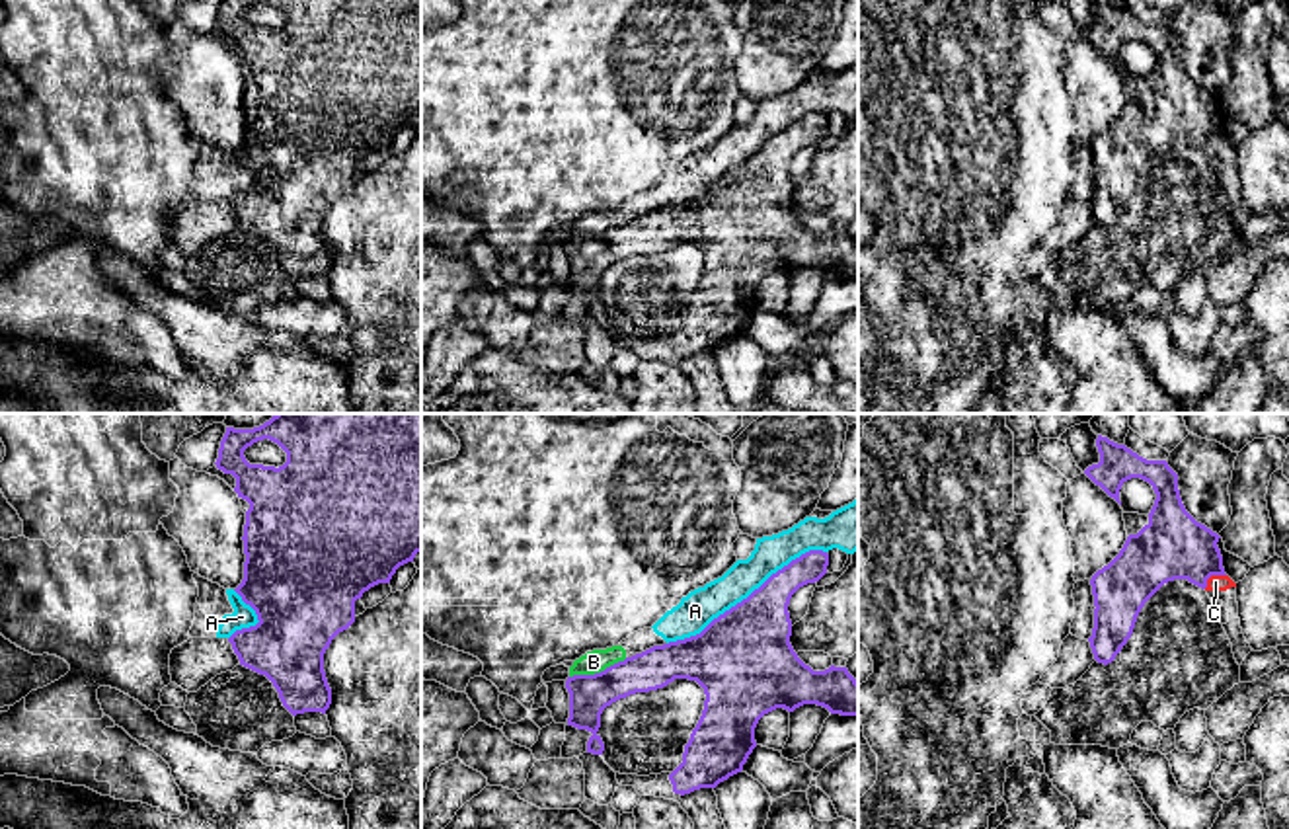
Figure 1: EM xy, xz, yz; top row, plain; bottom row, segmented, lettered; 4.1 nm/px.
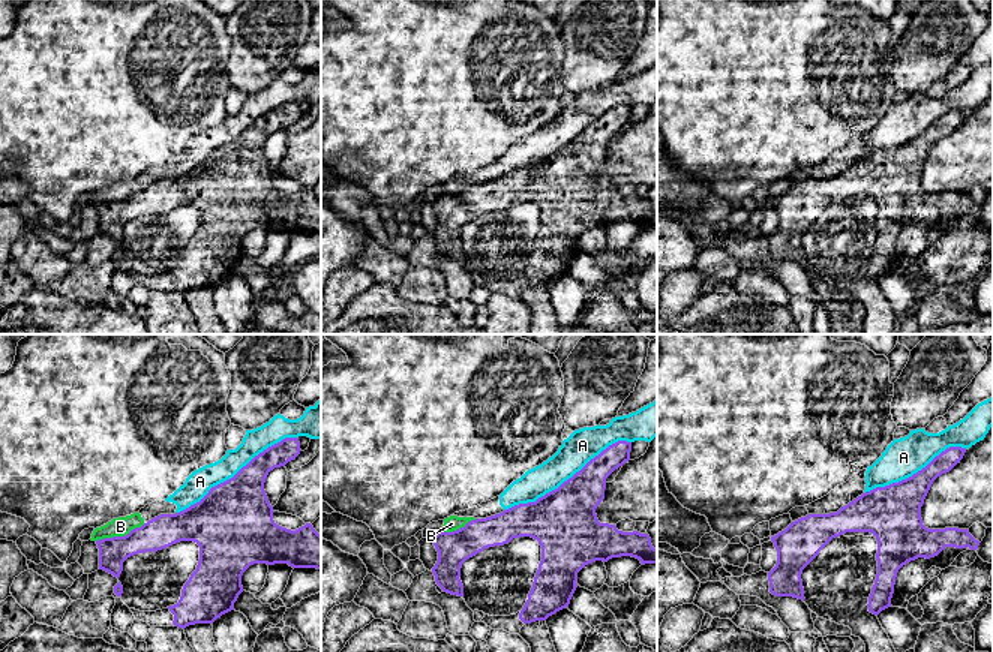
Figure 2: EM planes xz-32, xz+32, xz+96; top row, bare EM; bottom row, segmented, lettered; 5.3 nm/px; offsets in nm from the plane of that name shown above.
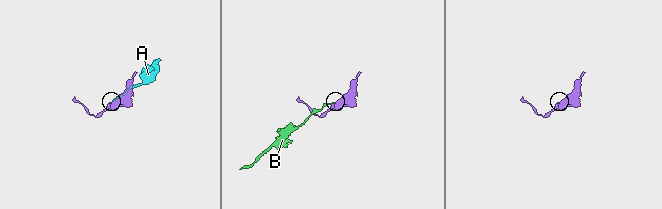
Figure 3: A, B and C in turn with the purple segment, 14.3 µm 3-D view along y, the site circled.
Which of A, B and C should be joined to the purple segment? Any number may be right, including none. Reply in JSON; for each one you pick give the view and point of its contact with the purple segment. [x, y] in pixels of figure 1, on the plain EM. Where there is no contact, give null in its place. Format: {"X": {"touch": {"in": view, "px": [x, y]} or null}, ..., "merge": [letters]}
{"C": {"touch": {"in": "yz", "px": [1211, 137]}}, "merge": ["C"]}

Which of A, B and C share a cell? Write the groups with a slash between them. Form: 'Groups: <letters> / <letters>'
Groups: A B / C

